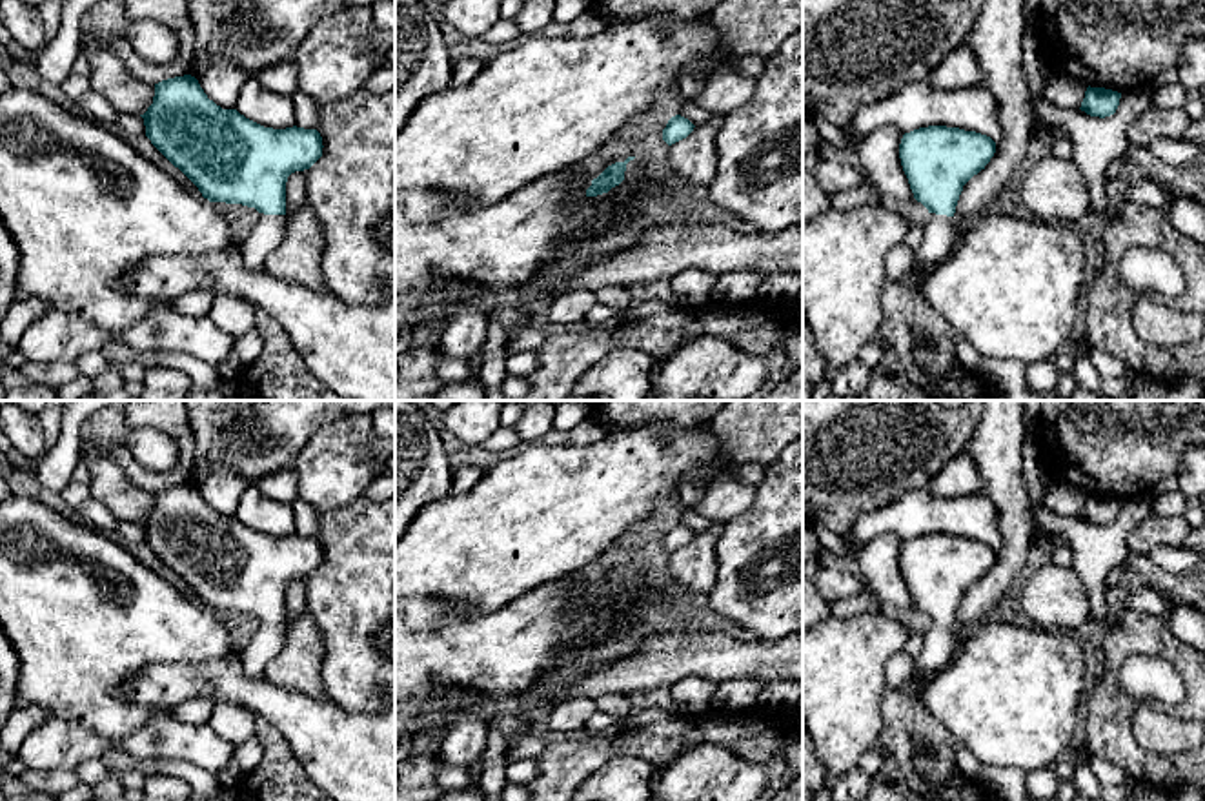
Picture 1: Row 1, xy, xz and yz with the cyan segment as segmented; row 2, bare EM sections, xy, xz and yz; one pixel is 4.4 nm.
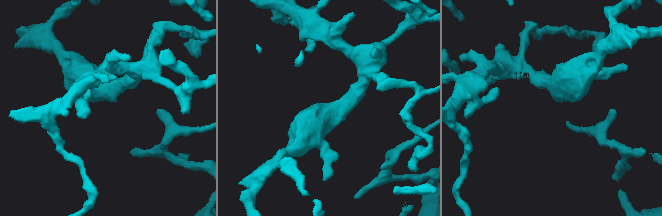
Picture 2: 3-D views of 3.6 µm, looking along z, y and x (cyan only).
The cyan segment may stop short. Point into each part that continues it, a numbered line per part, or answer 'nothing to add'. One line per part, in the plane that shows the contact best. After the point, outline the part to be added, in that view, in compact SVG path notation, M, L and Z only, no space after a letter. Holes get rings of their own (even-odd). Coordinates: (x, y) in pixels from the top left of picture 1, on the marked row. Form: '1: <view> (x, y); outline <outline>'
1: xy (268, 233); outline M258 213L253 233L242 242L244 266L249 271L264 269L264 262L284 238L286 215Z

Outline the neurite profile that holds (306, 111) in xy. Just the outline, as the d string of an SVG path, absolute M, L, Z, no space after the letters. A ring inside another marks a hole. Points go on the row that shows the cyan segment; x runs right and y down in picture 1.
M300 89L291 96L291 100L295 106L295 126L304 129L315 129L319 124L317 102Z

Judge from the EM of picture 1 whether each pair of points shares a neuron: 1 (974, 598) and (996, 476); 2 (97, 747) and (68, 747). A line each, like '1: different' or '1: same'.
1: same
2: same

